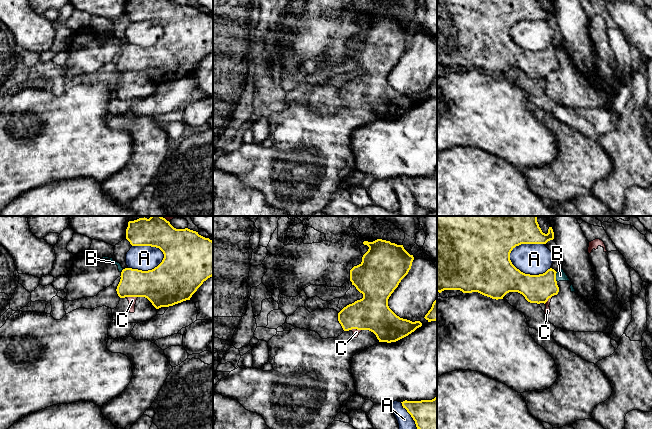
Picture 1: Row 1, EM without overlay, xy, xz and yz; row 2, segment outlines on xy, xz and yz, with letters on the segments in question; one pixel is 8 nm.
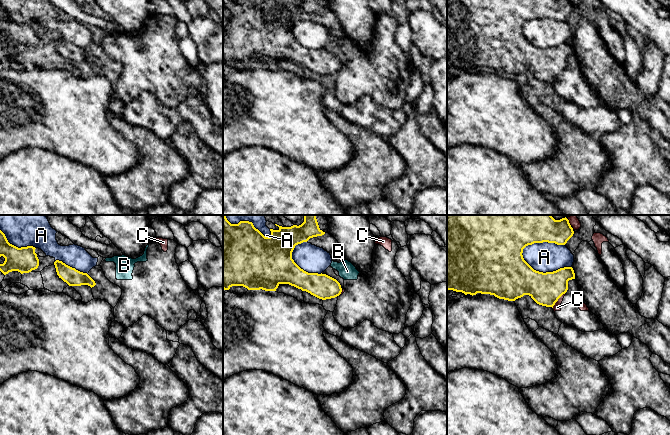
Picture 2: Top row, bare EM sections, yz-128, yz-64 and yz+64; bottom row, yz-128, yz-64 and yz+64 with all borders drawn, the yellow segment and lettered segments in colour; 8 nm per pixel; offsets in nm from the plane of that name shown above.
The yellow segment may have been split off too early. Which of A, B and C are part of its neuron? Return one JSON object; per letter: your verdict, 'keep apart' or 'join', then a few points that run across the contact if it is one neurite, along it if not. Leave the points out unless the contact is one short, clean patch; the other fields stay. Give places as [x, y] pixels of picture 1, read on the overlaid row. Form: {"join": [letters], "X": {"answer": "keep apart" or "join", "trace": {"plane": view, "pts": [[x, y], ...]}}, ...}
{"join": [], "A": {"answer": "keep apart"}, "B": {"answer": "keep apart", "trace": {"plane": "yz", "pts": [[557, 272], [556, 281]]}}, "C": {"answer": "keep apart"}}

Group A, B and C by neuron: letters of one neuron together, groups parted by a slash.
A / B C

